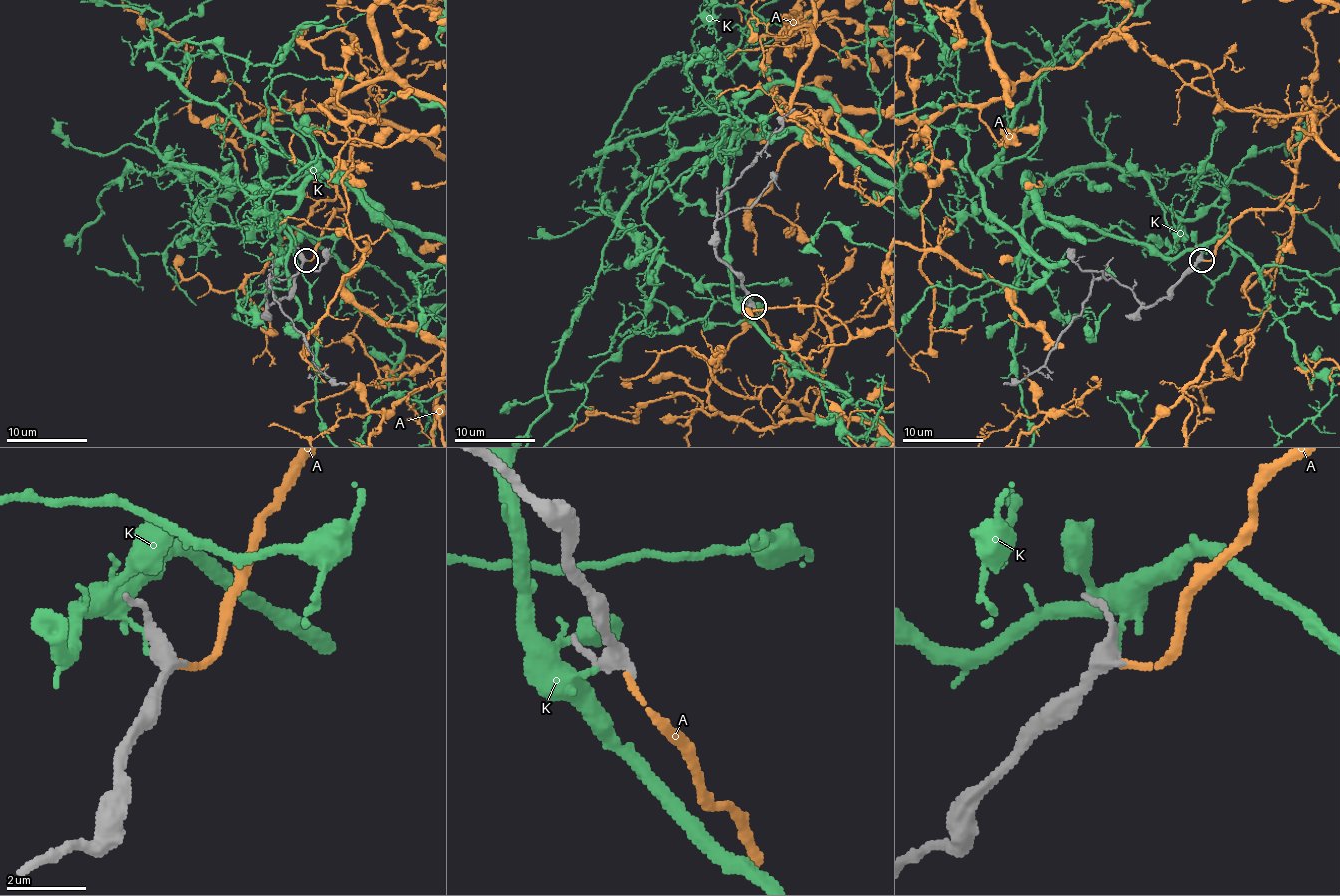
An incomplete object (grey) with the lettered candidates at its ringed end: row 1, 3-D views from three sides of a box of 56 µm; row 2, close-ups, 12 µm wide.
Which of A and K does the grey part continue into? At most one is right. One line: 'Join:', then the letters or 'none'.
Join: A

